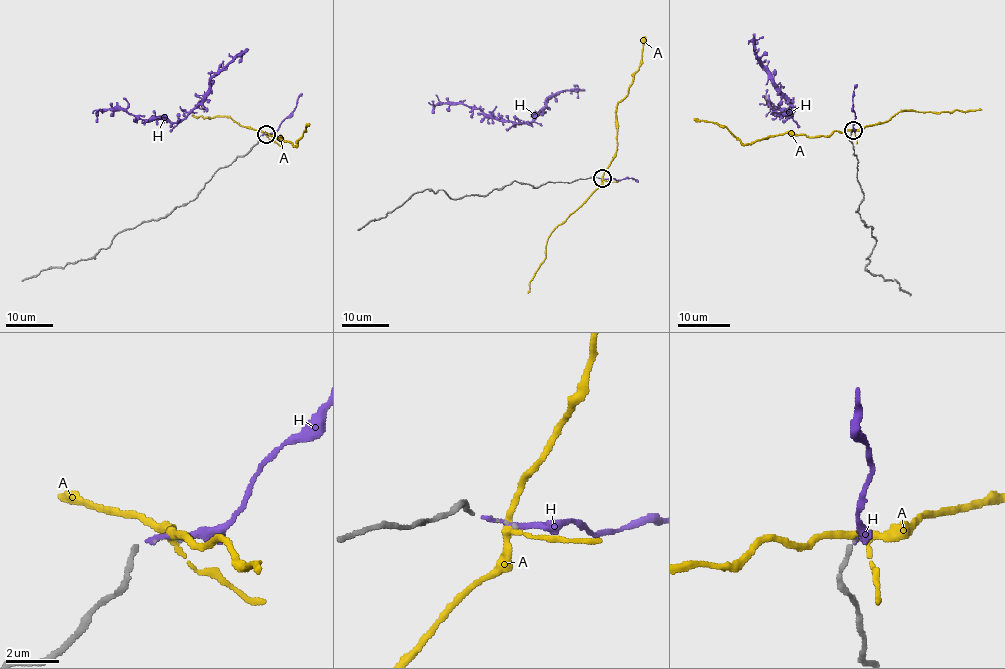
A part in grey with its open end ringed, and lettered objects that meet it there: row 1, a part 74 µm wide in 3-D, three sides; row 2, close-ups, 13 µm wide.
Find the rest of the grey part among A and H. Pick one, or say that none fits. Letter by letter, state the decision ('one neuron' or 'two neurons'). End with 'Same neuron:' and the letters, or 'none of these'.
A: two neurons
H: one neuron
Same neuron: H

